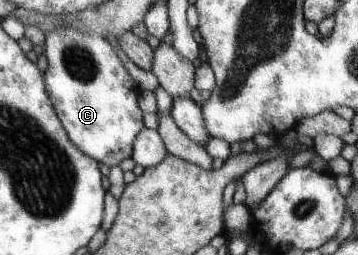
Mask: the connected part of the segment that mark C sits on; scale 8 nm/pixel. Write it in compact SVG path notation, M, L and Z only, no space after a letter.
M58 27L47 31L43 46L48 59L45 85L56 114L76 146L110 168L132 157L136 137L143 131L143 113L137 105L140 93L107 38Z

